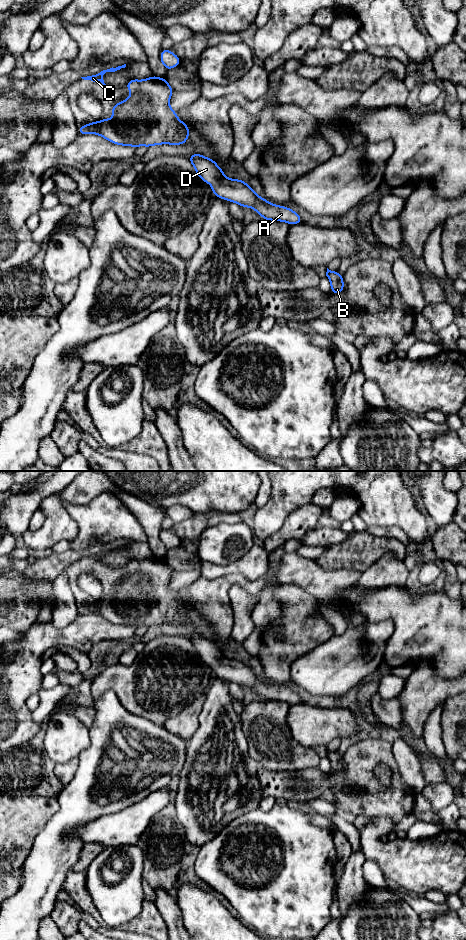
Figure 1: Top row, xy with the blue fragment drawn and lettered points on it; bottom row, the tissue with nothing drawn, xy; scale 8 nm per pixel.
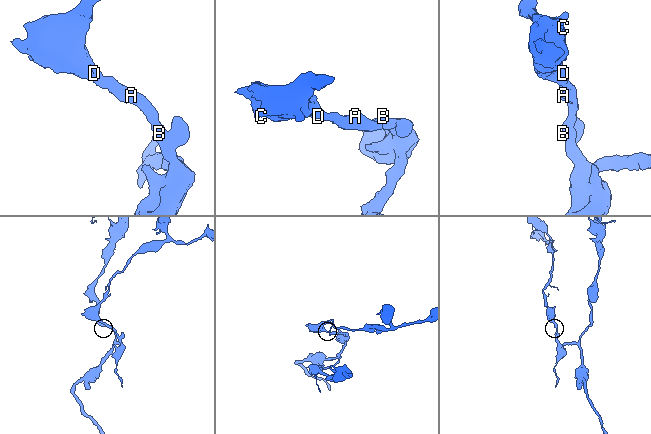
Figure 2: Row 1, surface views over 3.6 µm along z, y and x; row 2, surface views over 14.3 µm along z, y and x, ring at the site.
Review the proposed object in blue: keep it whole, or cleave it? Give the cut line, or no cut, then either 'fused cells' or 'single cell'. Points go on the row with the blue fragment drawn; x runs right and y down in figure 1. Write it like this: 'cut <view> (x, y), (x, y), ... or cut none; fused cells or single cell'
cut none; single cell

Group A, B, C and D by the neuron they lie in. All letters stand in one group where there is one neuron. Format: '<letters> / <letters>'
A B C D

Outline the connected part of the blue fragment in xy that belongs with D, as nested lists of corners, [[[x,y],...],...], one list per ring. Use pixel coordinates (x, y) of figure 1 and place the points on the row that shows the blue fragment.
[[[195,153],[190,155],[188,160],[199,178],[211,185],[213,194],[218,198],[237,203],[241,207],[252,208],[264,218],[264,221],[282,221],[289,225],[302,223],[299,213],[285,206],[268,202],[258,196],[243,180],[227,178],[212,158]]]

